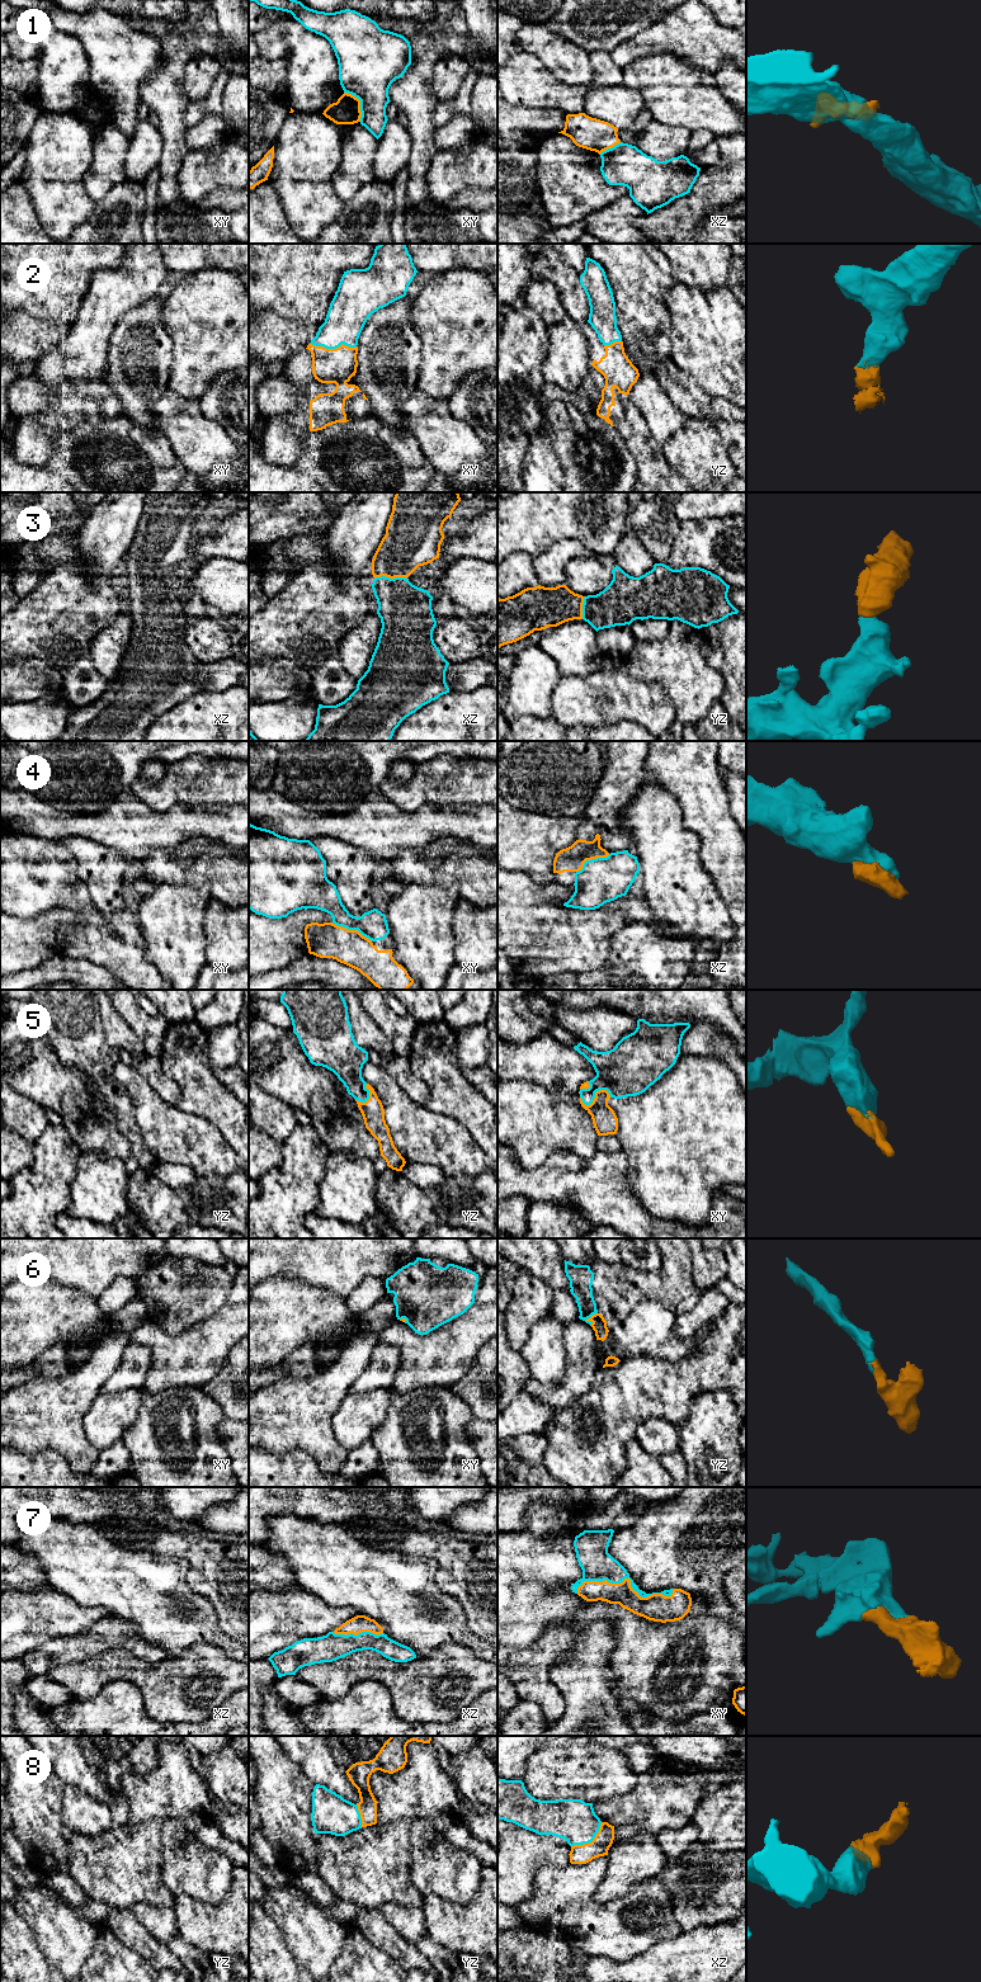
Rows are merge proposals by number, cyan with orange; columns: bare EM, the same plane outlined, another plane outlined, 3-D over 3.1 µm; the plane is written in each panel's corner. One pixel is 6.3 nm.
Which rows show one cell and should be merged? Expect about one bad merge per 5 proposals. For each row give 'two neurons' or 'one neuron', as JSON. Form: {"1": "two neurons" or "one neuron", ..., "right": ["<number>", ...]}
{"1": "two neurons", "2": "one neuron", "3": "one neuron", "4": "one neuron", "5": "one neuron", "6": "one neuron", "7": "one neuron", "8": "one neuron", "right": ["2", "3", "4", "5", "6", "7", "8"]}

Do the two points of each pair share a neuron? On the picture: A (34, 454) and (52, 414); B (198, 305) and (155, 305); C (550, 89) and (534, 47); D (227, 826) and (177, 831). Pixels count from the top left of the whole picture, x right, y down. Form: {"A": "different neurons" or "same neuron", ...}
{"A": "same neuron", "B": "different neurons", "C": "different neurons", "D": "same neuron"}

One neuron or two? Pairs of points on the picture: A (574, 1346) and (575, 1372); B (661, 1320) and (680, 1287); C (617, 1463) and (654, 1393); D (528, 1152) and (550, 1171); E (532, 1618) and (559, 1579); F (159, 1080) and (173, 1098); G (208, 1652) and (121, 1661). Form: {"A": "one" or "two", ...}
{"A": "one", "B": "two", "C": "one", "D": "two", "E": "one", "F": "one", "G": "one"}

